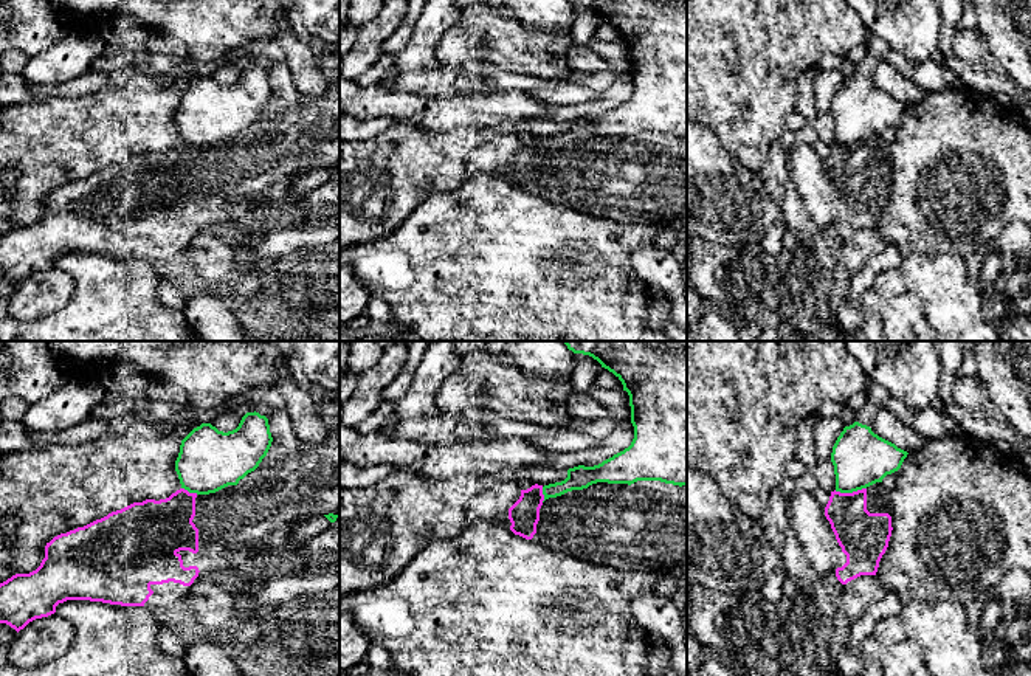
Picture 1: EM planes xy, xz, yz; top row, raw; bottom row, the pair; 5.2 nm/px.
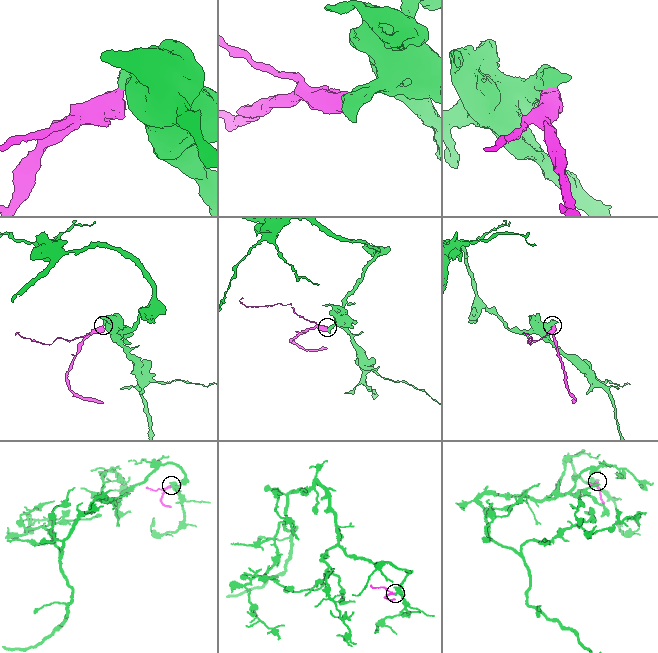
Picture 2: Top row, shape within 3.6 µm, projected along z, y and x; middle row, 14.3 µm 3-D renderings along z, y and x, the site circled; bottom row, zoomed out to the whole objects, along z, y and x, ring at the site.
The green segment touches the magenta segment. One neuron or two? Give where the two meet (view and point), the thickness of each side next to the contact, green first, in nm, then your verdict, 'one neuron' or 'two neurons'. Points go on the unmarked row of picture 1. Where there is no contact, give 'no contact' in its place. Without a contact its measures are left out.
yz (850, 144) | 300/260 nm | two neurons

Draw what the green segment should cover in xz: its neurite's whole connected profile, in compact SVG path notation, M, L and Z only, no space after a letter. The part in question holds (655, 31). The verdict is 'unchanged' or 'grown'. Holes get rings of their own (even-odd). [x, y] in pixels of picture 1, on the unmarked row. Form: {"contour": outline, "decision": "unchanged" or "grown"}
{"contour": "M567 0L589 8L612 25L629 48L634 91L628 101L594 119L567 122L561 135L543 140L544 153L597 135L634 136L660 133L687 138L687 0Z", "decision": "unchanged"}

